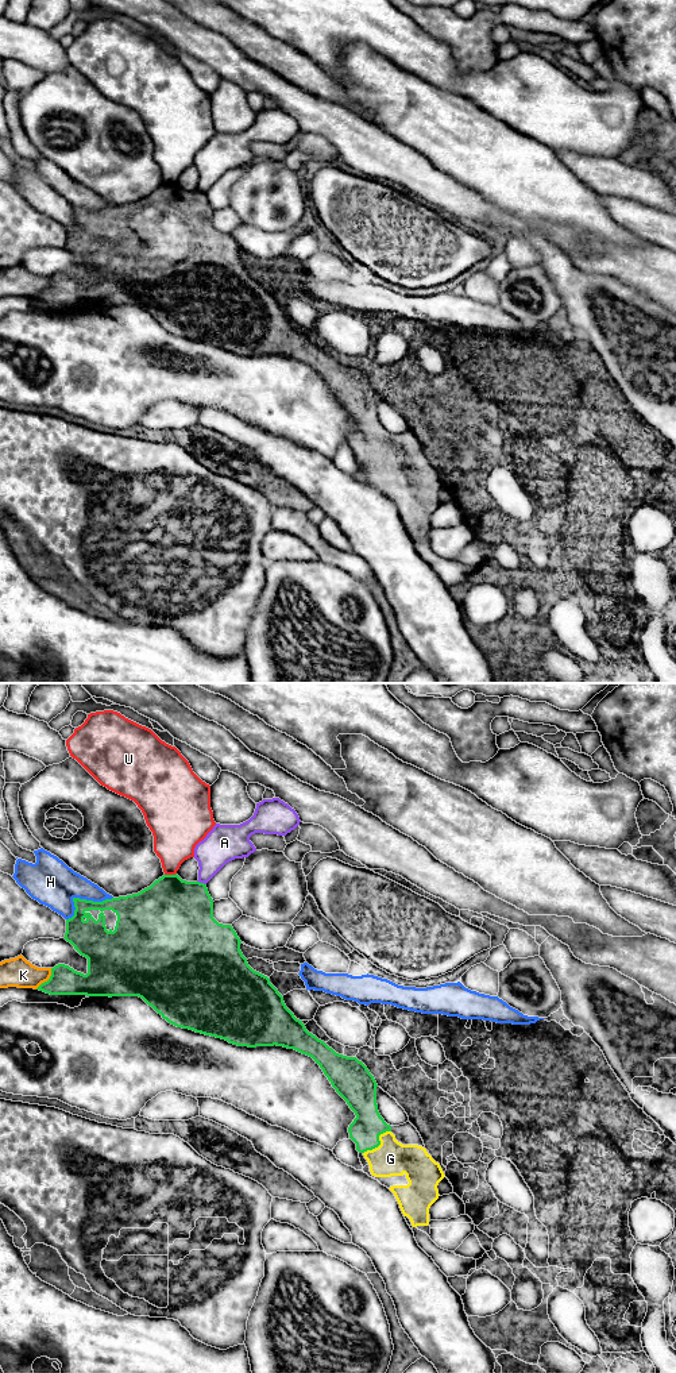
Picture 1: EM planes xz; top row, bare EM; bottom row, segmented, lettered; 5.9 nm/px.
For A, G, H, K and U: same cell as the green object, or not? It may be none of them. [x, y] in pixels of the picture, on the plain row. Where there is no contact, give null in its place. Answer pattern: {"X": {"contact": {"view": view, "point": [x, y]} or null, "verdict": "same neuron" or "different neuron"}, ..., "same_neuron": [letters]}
{"A": {"contact": {"view": "xz", "point": [201, 192]}, "verdict": "different neuron"}, "G": {"contact": {"view": "xz", "point": [379, 451]}, "verdict": "same neuron"}, "H": {"contact": {"view": "xz", "point": [81, 208]}, "verdict": "different neuron"}, "K": {"contact": {"view": "xz", "point": [47, 289]}, "verdict": "different neuron"}, "U": {"contact": {"view": "xz", "point": [170, 184]}, "verdict": "different neuron"}, "same_neuron": ["G"]}

